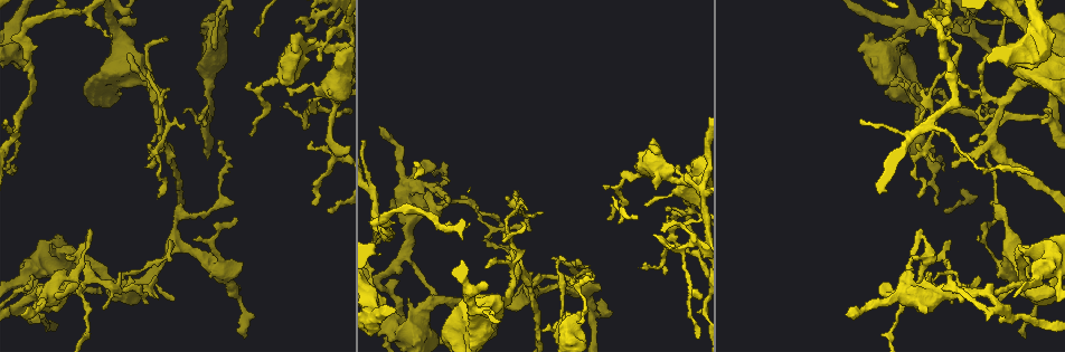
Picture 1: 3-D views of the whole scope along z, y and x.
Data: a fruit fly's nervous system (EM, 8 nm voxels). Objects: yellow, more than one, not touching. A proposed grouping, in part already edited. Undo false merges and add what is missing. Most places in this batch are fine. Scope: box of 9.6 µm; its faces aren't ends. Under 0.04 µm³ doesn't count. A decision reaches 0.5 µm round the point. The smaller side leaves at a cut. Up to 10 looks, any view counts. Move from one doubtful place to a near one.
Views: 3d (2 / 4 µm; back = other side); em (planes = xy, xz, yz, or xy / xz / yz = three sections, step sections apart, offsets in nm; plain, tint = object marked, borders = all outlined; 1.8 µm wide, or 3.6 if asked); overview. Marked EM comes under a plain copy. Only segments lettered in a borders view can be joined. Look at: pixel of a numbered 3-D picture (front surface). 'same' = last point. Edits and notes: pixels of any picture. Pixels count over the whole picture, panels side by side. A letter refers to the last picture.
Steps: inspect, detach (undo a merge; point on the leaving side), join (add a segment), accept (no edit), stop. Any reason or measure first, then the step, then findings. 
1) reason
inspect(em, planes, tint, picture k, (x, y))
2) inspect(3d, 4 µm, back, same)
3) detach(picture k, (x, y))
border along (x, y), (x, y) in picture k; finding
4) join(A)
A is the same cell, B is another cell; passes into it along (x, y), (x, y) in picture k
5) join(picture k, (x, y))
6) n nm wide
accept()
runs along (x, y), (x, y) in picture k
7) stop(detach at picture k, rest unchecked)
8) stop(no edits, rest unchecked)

a narrow waist
inspect(3d, 2 µm, back, picture 1, (329, 45))

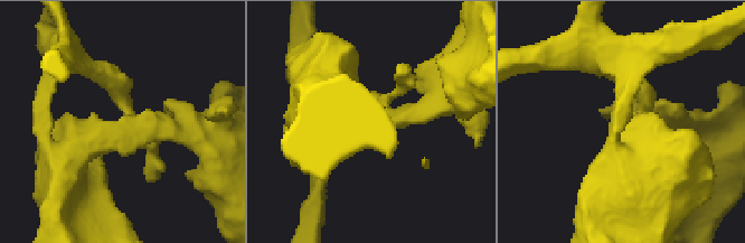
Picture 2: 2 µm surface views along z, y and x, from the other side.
inspect(em, planes, borders, picture 2, (628, 124))

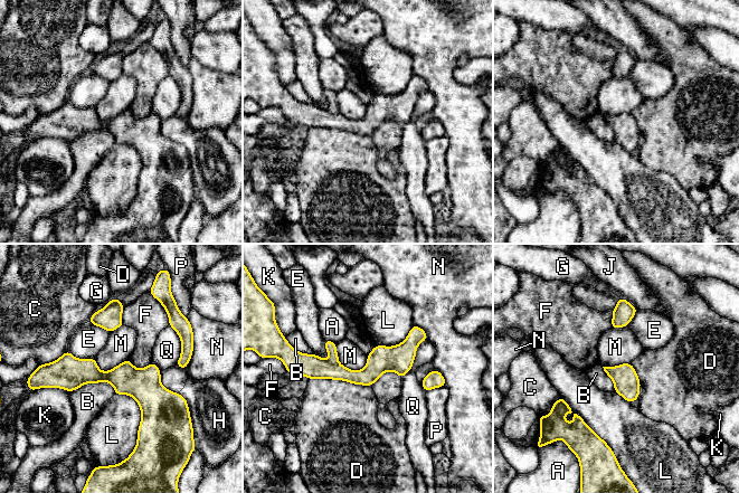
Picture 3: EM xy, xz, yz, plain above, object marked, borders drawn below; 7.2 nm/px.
accept()
A, B, C, D, E, F, G, H, J, K, L, M, N, P and Q are other cells; border along (335, 343), (342, 364), (367, 364) in picture 3; one neuron here

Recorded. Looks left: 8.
three-way junction
inspect(3d, 4 µm, picture 1, (1026, 25))

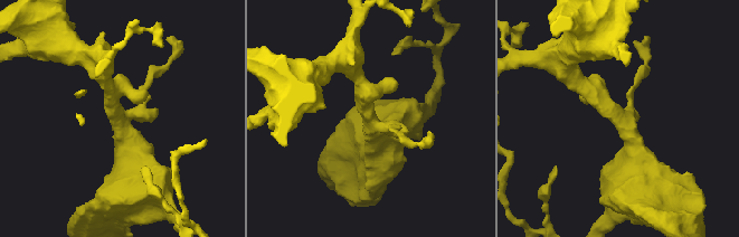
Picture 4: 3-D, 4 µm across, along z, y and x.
3 arms
inspect(em, 3.6 µm, planes, tint, picture 4, (122, 123))

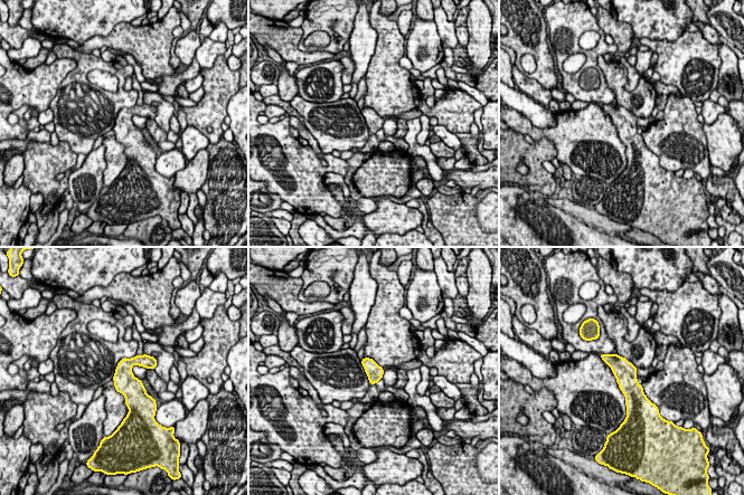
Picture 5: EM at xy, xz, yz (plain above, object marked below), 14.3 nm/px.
inspect(em, 3.6 µm, planes, borders, same)

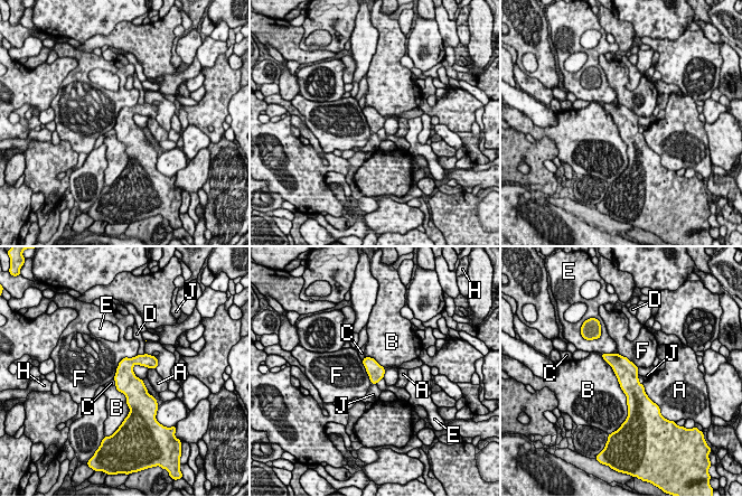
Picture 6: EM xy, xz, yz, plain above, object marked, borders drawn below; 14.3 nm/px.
240 nm wide
accept()
A, B, C, D, E, F, H and J are other cells; all the same neuron

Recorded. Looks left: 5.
thin end
inspect(3d, 4 µm, picture 1, (205, 106))

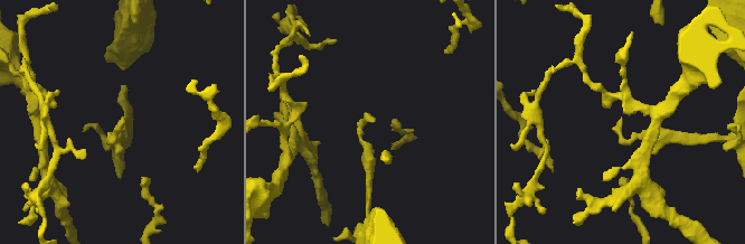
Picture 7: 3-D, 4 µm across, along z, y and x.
need the tissue
inspect(em, planes, borders, picture 7, (122, 121))

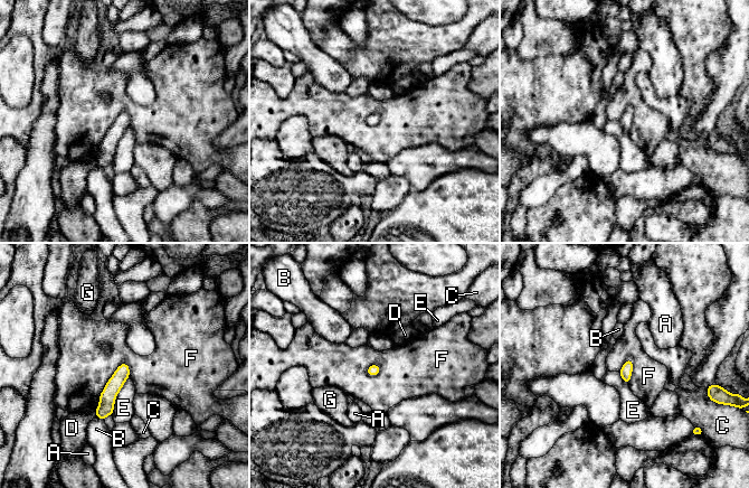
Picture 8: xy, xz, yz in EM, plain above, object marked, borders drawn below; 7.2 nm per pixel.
80 nm wide
accept()
A, B, C, D, E, F and G are other cells; runs along (124, 366), (100, 415) in picture 8; no lettered segment goes on from it

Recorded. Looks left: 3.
touches itself
inspect(em, planes, borders, picture 1, (919, 246))

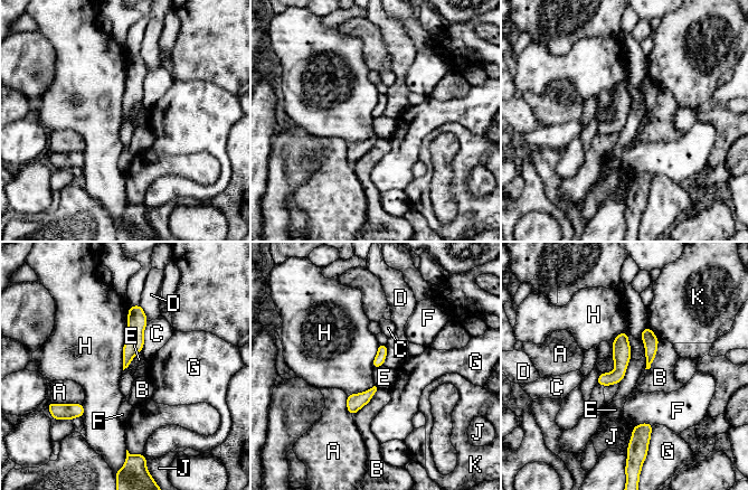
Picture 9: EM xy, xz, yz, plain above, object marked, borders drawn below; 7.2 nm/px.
80 nm wide
accept()
A, B, C, D, E, F, G, H, J and K are other cells; runs along (138, 308), (134, 342), (125, 364) in picture 9; one neuron here

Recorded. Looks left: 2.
stop(no edits, rest unchecked)

